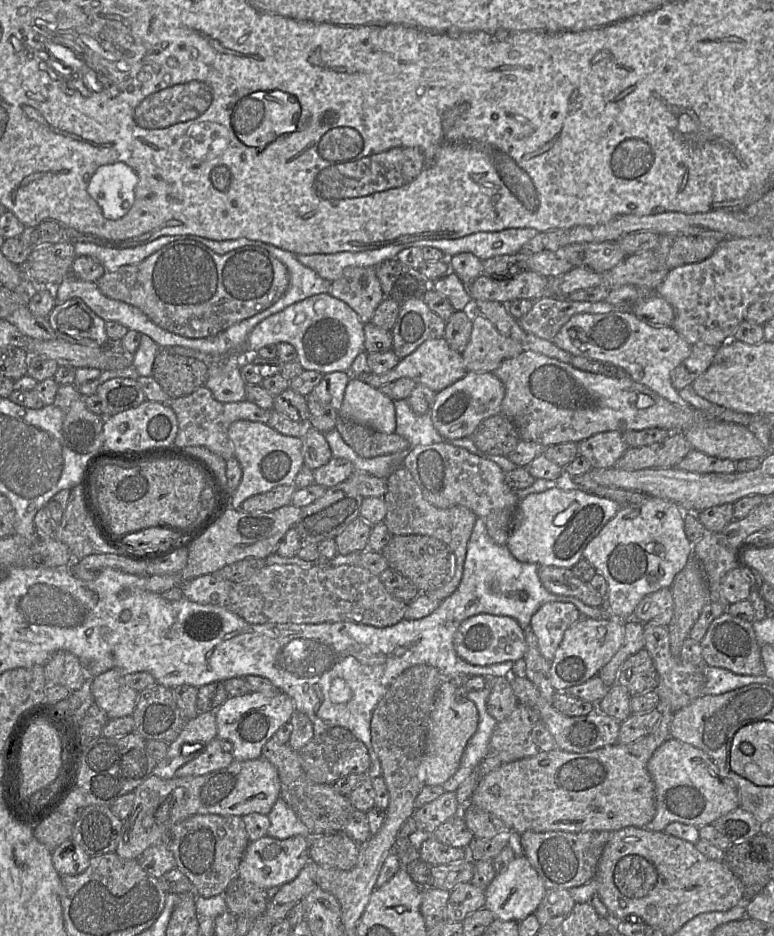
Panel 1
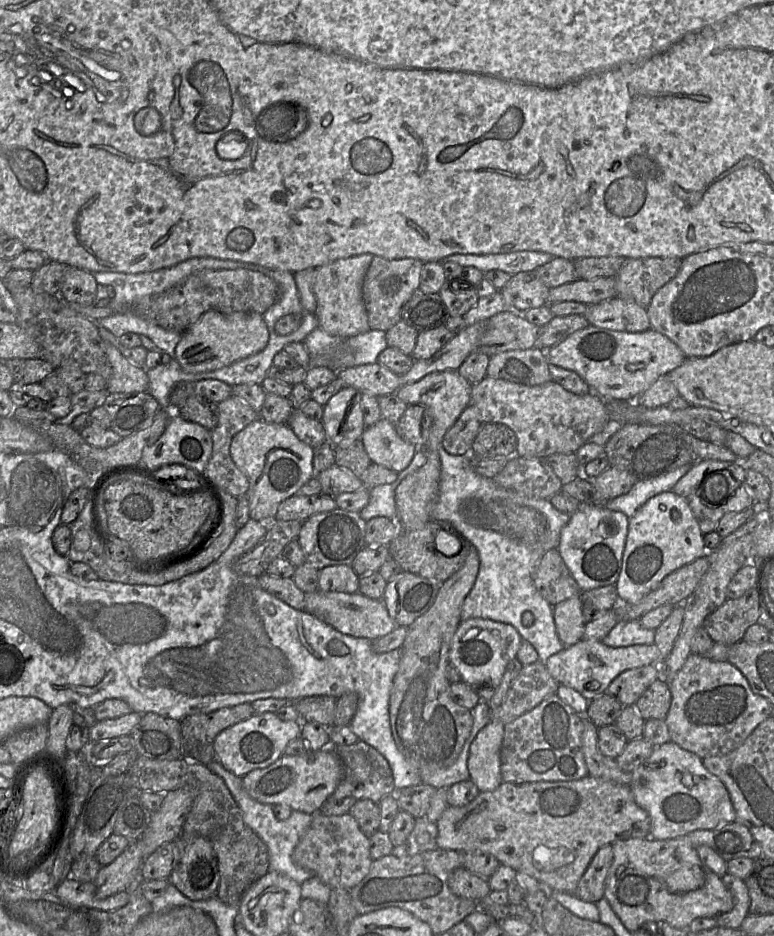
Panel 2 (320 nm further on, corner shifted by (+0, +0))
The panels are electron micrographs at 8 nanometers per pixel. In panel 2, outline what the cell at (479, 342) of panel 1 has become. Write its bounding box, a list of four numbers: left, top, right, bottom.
[487,347,551,386]

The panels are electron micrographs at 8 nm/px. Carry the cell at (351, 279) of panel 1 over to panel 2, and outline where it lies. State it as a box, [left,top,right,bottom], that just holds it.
[362,256,423,332]

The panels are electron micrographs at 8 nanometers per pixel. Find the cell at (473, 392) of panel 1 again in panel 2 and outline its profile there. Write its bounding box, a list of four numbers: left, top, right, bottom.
[443,406,481,455]

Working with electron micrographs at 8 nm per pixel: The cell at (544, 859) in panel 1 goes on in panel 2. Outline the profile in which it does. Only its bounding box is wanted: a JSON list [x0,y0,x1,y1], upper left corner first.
[574,845,613,903]

